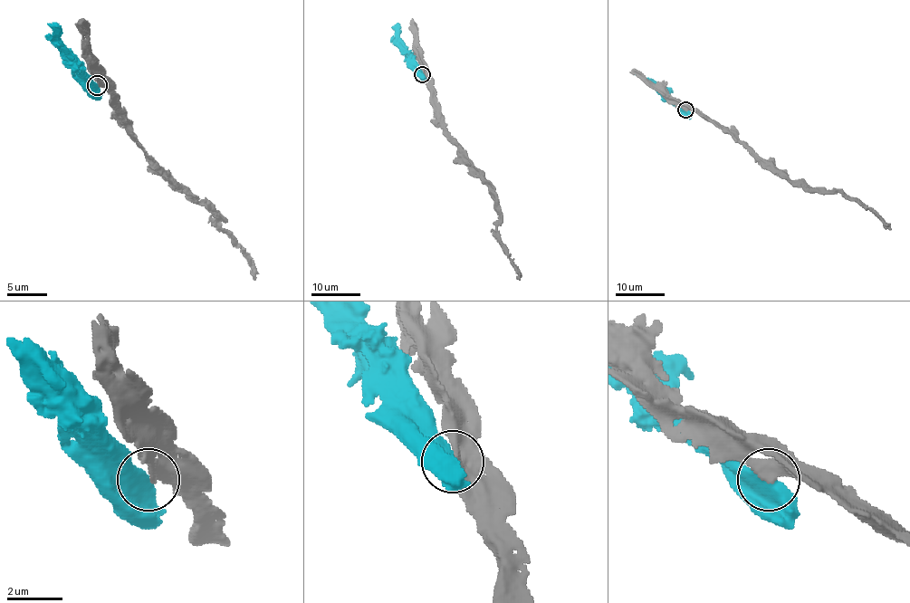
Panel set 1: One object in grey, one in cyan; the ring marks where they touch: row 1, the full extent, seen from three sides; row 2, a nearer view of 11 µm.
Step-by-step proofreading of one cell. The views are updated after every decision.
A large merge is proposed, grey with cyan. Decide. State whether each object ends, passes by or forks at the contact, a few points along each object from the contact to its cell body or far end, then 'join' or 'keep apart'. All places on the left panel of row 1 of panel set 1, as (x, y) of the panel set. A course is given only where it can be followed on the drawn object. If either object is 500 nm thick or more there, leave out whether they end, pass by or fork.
course grey (99, 86), (110, 94), (130, 138), (195, 200), (221, 215), (218, 225), (241, 248), (254, 280); course cyan (97, 86), (59, 40), (59, 28), (54, 24); keep apart

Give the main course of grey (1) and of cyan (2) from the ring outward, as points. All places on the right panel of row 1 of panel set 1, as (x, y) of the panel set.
1: (686, 110), (694, 109), (728, 129), (760, 158), (770, 162), (790, 180), (856, 197), (890, 229)
2: (686, 110), (670, 103), (635, 72)

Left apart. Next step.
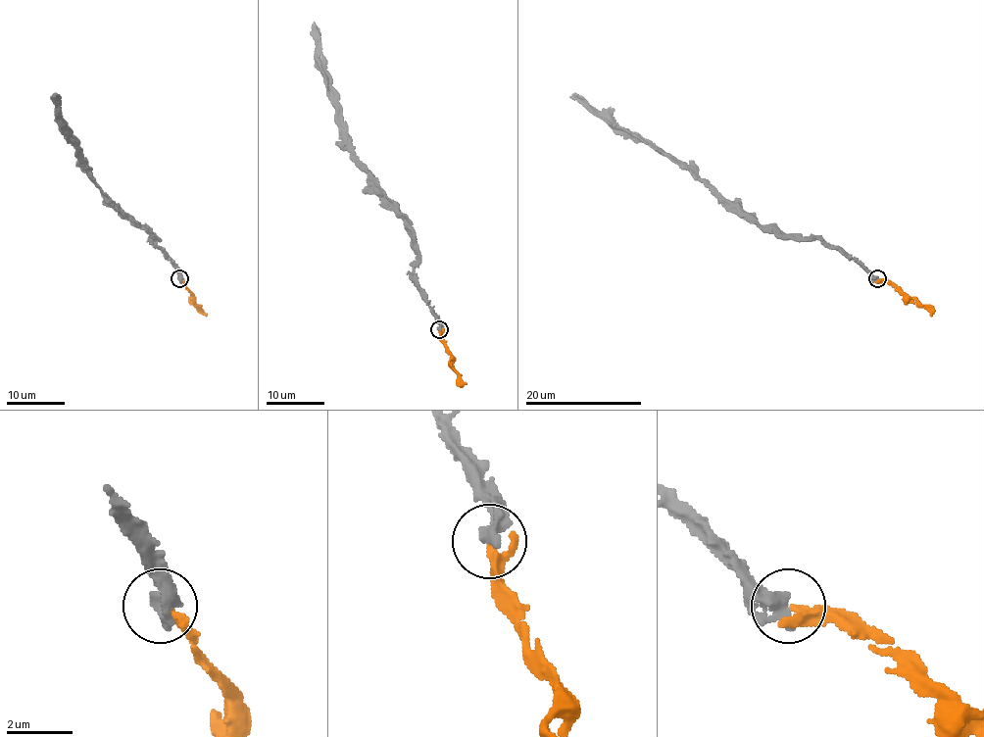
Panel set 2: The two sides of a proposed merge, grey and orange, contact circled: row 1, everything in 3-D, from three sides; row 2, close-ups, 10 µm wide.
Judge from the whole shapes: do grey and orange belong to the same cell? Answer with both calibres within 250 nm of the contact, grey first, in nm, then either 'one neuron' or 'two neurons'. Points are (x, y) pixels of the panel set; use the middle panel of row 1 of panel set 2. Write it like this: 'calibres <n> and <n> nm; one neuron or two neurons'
calibres 480 and 240 nm; one neuron

